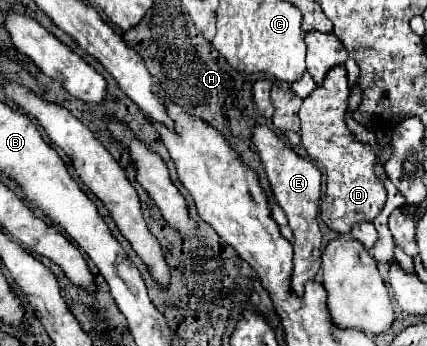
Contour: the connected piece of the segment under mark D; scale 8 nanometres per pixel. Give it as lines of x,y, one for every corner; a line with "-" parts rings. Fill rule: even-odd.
334,66
324,84
304,98
300,108
300,136
308,156
326,168
326,196
320,206
320,218
338,234
348,234
356,222
372,222
386,204
386,188
374,174
376,154
370,144
362,144
346,126
344,108
348,100
346,68

